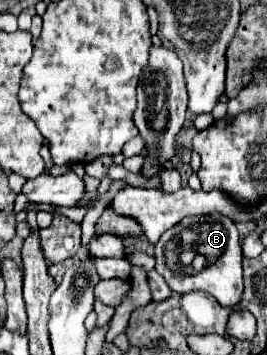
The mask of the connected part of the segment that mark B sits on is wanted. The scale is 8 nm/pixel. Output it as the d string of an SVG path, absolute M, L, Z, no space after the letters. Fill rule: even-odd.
M207 214L203 218L195 218L195 222L185 218L183 222L173 226L171 230L167 230L155 246L155 260L157 260L157 266L155 266L157 272L167 280L167 284L173 292L187 294L193 290L203 290L203 292L209 292L211 296L215 296L217 302L225 308L235 308L243 296L243 268L241 268L243 254L241 254L241 244L239 244L239 232L237 232L233 220L223 214ZM181 226L195 226L195 238L191 234L191 228L181 228ZM177 238L181 238L181 248L189 250L189 254L193 252L195 260L203 258L205 264L199 272L185 274L183 266L179 272Z

